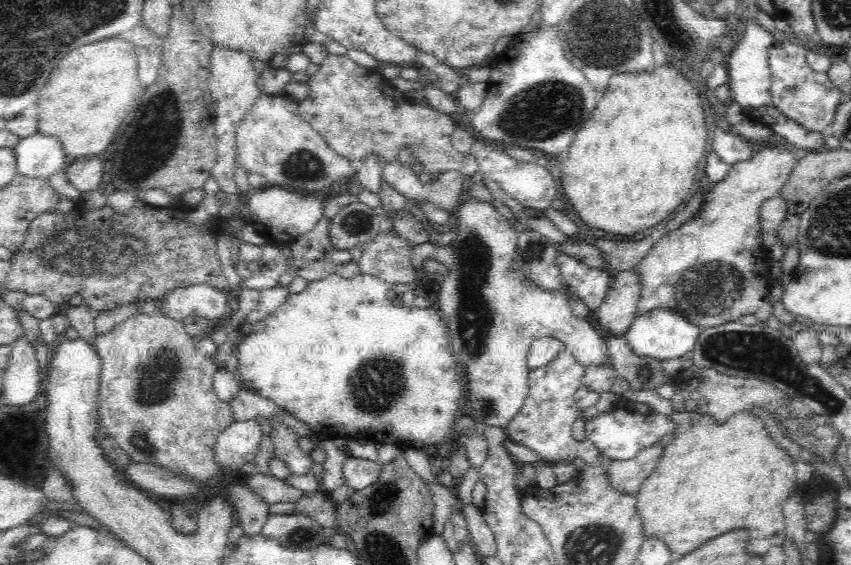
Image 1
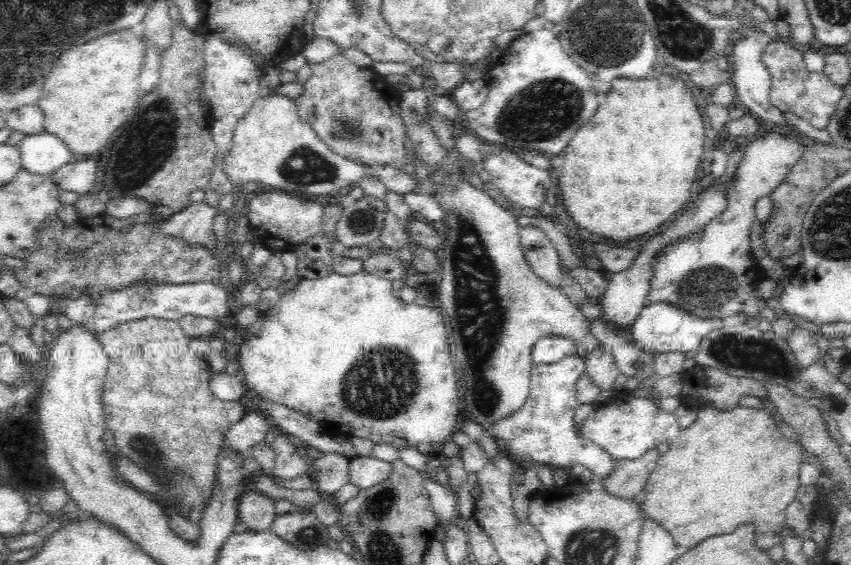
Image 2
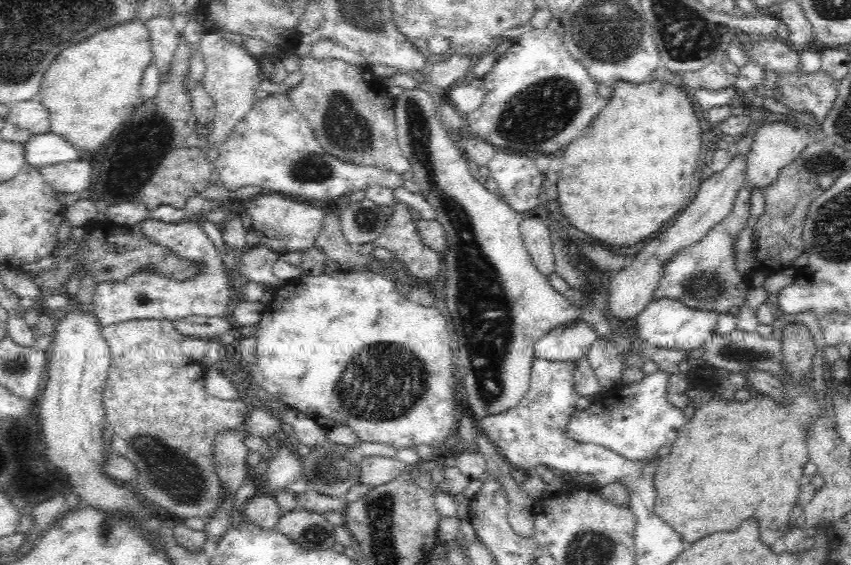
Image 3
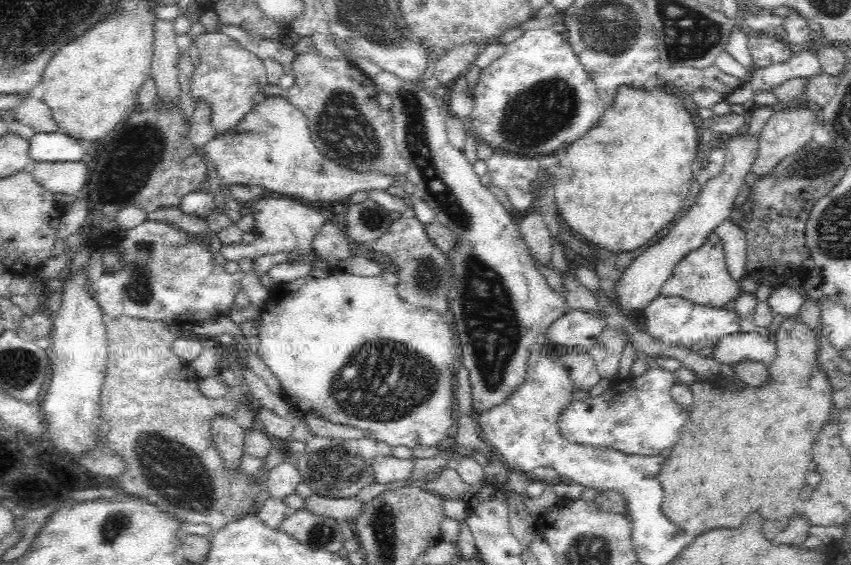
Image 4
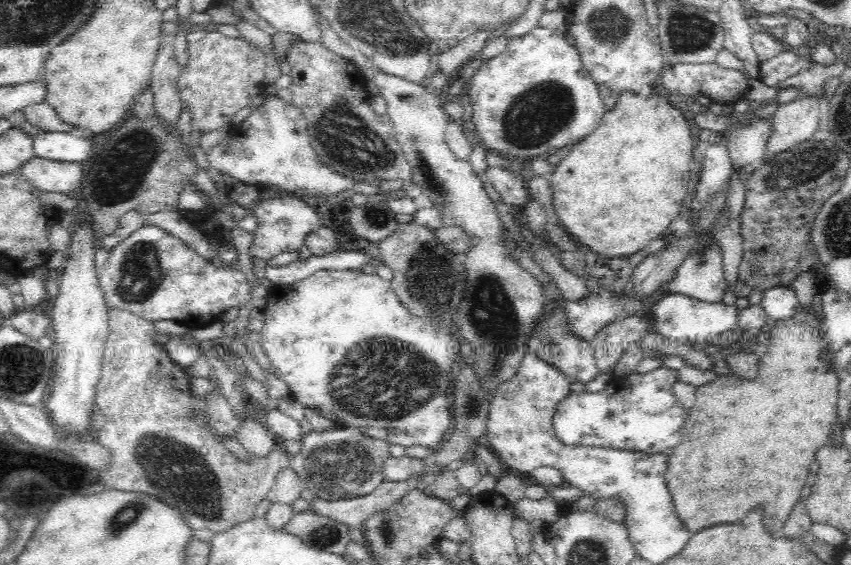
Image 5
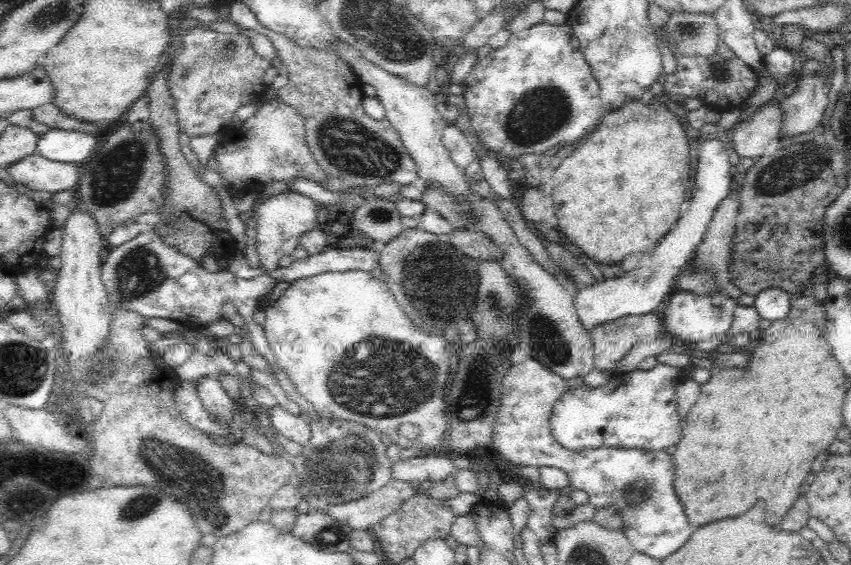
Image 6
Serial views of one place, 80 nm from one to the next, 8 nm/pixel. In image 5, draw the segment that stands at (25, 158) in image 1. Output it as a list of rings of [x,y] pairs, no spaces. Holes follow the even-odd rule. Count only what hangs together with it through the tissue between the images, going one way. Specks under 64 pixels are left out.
[[[44,131],[33,141],[35,156],[58,162],[82,162],[92,150],[90,136],[77,131]]]

